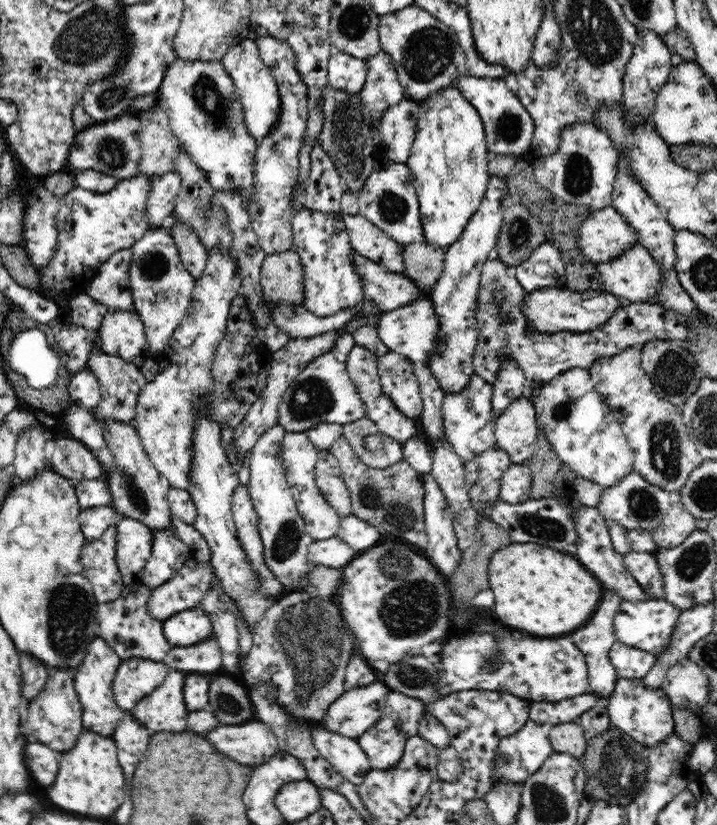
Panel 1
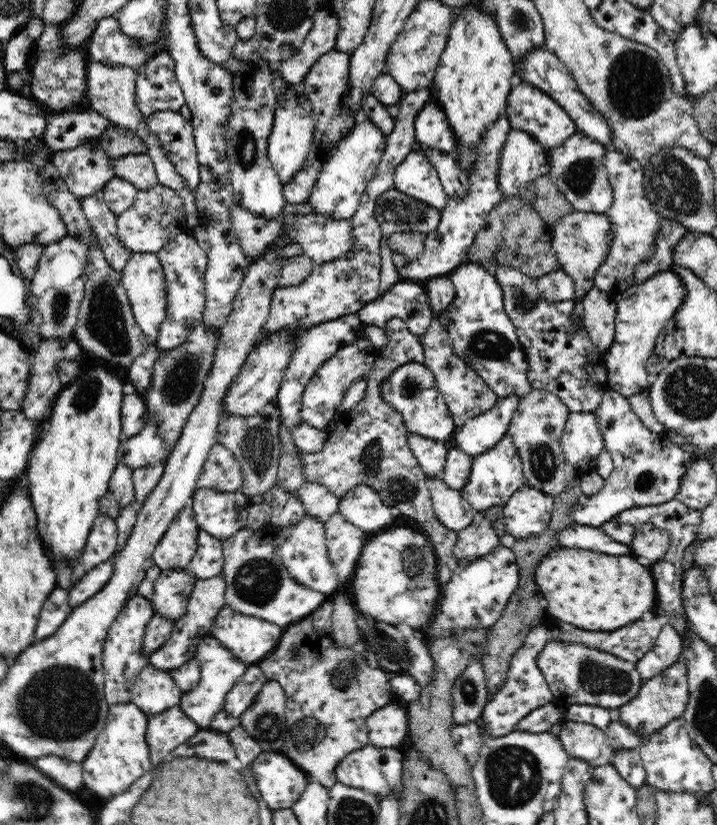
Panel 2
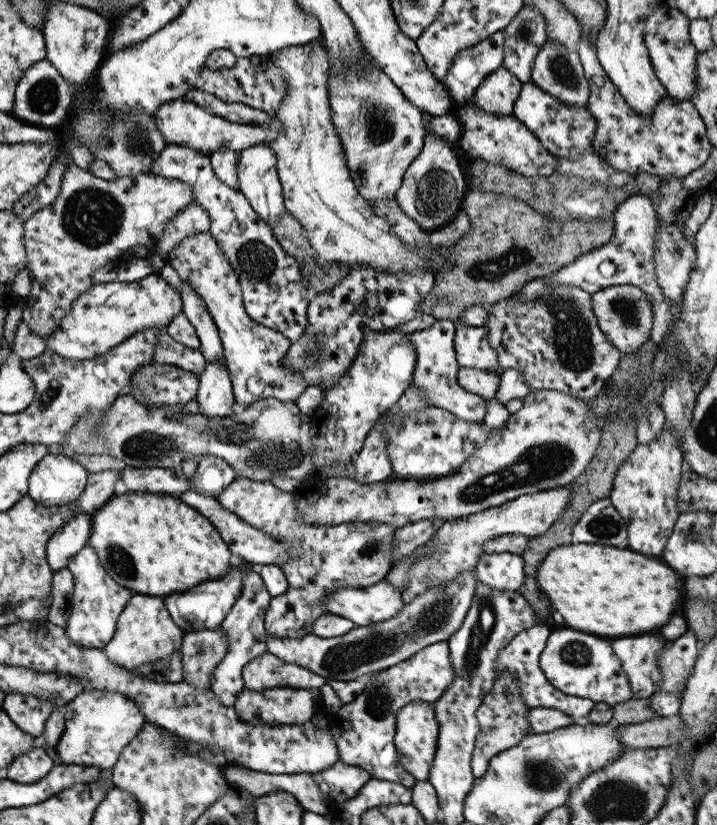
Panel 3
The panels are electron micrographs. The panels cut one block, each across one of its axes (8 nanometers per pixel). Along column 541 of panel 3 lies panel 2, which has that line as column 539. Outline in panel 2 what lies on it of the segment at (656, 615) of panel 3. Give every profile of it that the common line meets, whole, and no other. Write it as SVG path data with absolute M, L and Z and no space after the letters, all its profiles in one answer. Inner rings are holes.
M558 546L550 549L536 565L533 581L542 593L546 604L546 612L554 618L574 624L582 630L616 630L614 626L626 626L638 616L642 616L646 610L650 610L656 604L656 592L654 592L654 581L650 576L651 569L646 568L648 564L636 562L630 556L610 556L592 550L577 548L566 548Z

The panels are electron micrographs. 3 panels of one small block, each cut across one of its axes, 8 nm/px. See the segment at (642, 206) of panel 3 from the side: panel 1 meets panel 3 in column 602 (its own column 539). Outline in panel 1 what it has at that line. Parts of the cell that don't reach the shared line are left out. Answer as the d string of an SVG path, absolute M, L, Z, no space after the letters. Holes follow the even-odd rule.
M545 240L531 256L512 270L519 286L526 292L540 288L565 288L565 265L558 246L552 240Z

